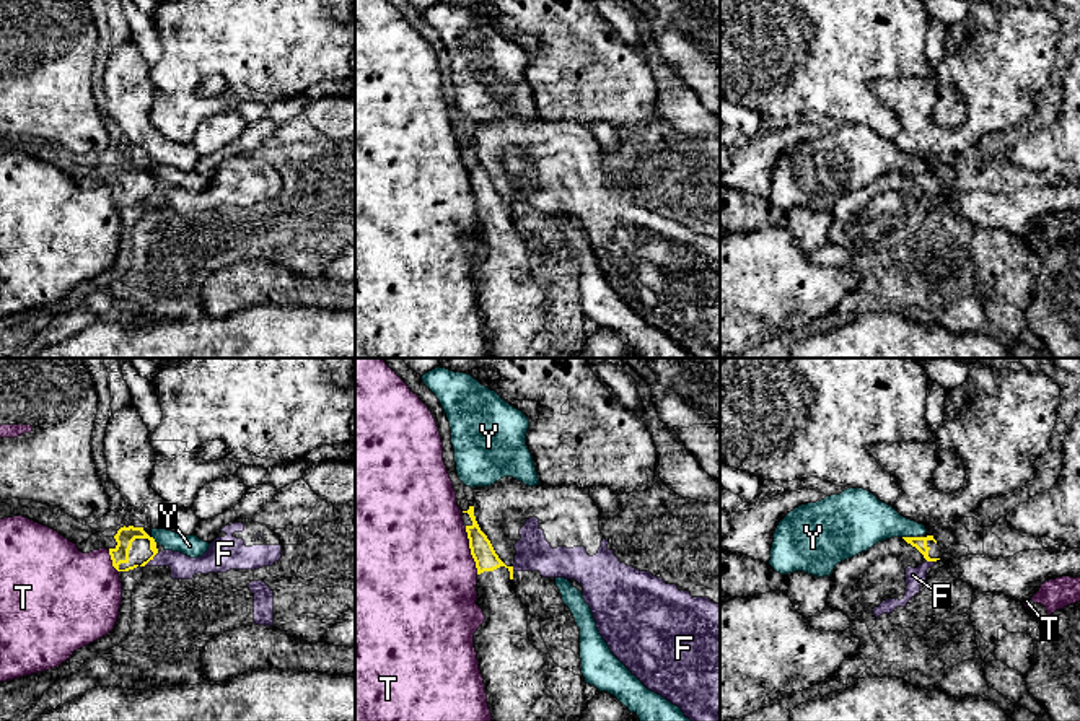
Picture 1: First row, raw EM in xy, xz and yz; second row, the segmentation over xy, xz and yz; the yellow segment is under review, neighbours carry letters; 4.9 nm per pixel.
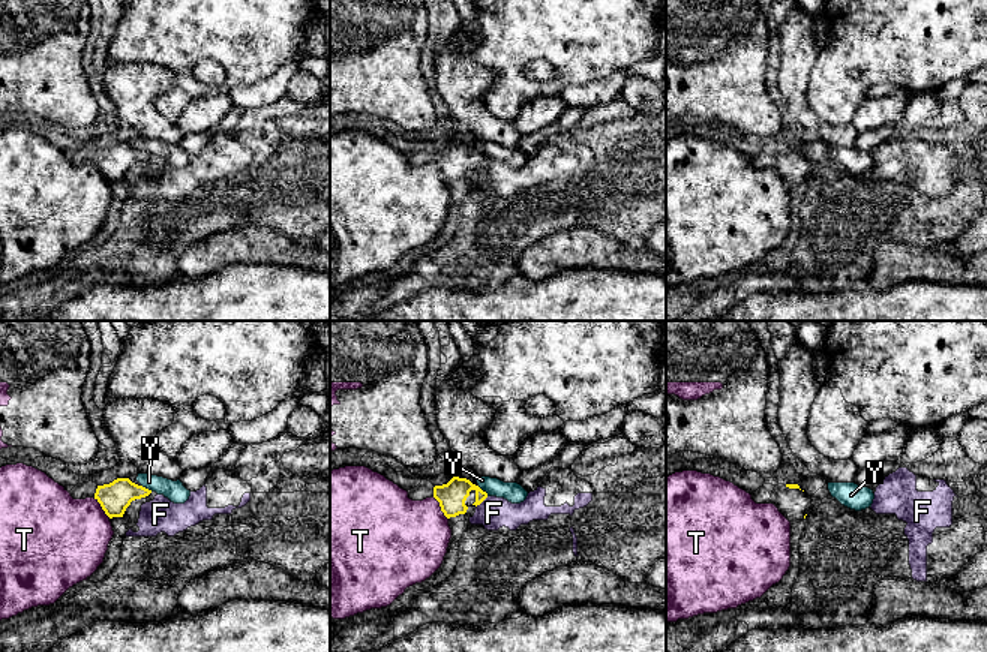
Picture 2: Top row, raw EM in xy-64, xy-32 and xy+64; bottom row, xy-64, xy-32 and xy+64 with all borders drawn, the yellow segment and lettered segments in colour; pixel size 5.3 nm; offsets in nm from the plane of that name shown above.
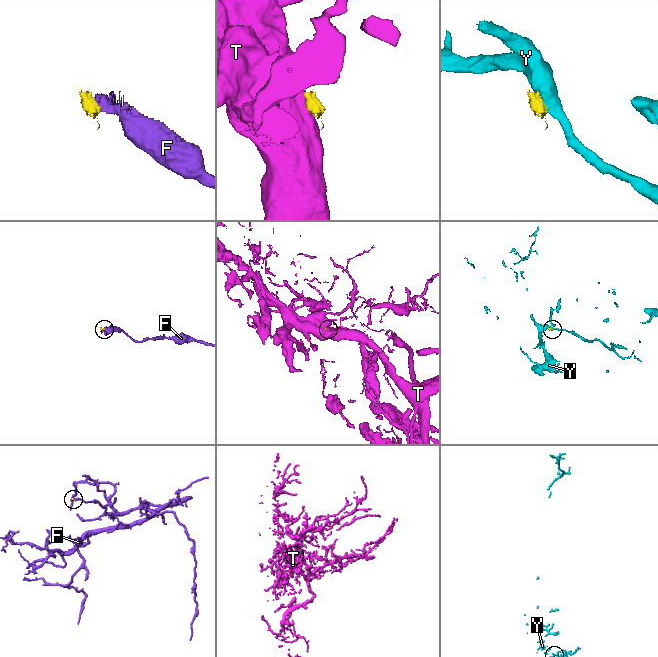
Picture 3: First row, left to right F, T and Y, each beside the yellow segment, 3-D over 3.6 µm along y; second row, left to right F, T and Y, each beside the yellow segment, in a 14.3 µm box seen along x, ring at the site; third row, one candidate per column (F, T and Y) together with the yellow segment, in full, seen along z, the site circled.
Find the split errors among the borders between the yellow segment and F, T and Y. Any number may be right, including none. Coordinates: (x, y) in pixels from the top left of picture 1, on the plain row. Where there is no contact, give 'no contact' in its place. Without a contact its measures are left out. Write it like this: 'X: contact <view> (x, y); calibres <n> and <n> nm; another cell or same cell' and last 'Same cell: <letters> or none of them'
F: contact xy (150, 194); calibres 90 and 120 nm; another cell
T: contact xz (471, 186); calibres 120 and 480 nm; another cell
Y: contact yz (909, 173); calibres 60 and 260 nm; another cell
Same cell: none of them

